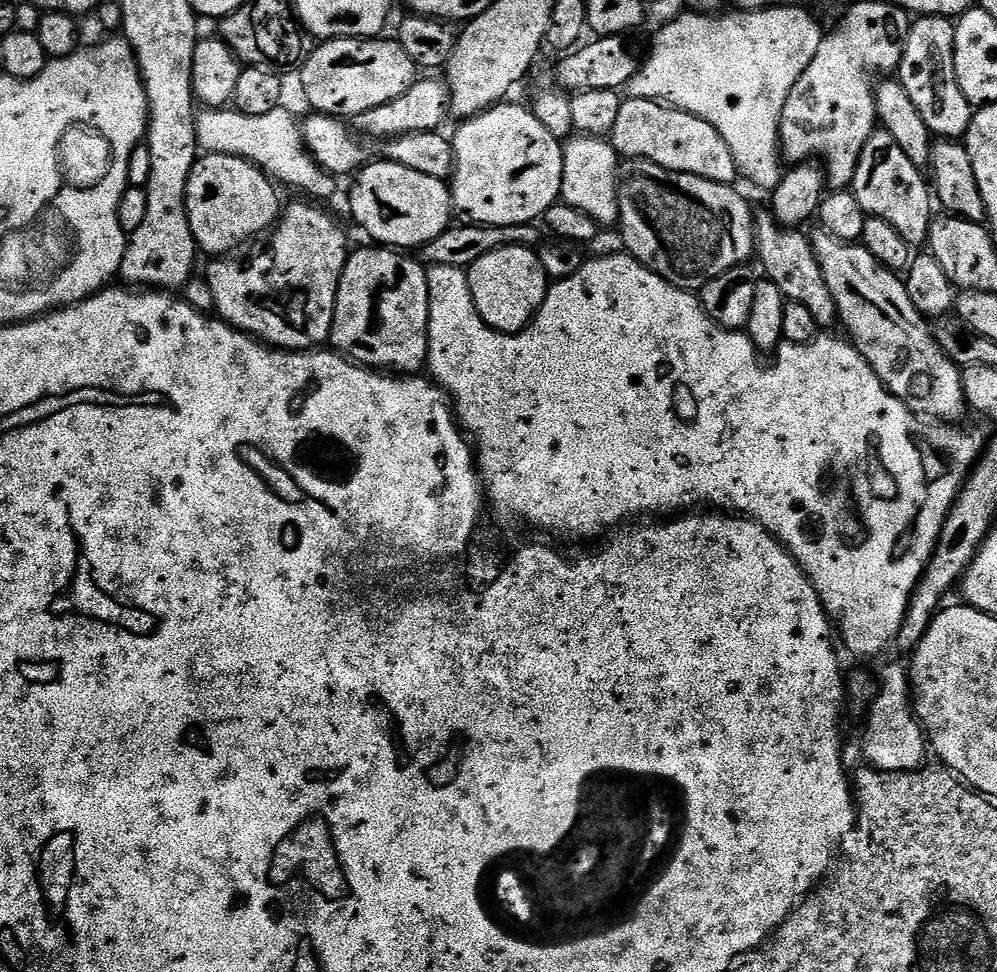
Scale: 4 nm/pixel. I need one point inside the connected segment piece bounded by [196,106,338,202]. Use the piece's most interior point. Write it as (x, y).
(275, 144)

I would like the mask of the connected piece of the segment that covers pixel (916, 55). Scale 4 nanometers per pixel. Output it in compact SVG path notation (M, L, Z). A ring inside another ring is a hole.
M920 16L913 19L904 43L898 79L900 85L906 90L906 94L910 94L910 102L914 102L918 114L922 114L922 122L926 122L926 126L932 132L933 137L959 141L968 135L968 128L972 125L974 106L966 98L966 94L962 94L962 90L958 86L958 74L954 74L955 29L955 23L947 16Z

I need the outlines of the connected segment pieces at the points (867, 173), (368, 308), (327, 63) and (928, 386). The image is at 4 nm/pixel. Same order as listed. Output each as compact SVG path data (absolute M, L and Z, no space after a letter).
M883 130L873 132L862 150L858 170L854 174L850 188L855 192L858 206L865 214L877 216L890 222L890 226L894 226L894 230L898 230L898 234L902 234L902 238L906 238L908 244L919 246L927 241L928 226L932 223L934 215L934 209L932 209L932 204L934 208L934 200L930 195L929 181L926 179L925 173L916 168L914 162L910 162L910 158L906 158L906 153L899 148L898 142L894 142L890 133Z
M371 246L372 248L360 248L351 253L342 270L342 278L338 282L338 298L334 306L334 322L330 344L335 351L345 355L349 360L364 365L373 370L387 370L392 374L416 374L428 363L428 323L430 322L430 294L428 293L428 268L419 259L405 254L391 246Z
M337 38L325 40L307 53L300 72L300 84L308 104L317 113L337 118L355 118L366 110L374 110L394 98L398 98L418 79L416 63L406 54L406 50L395 39L385 38Z
M816 230L816 233L811 233L812 249L818 258L818 266L822 266L822 278L826 282L826 286L830 286L830 295L834 298L834 306L839 323L844 323L844 328L847 339L855 346L862 354L862 358L866 358L866 362L870 362L870 366L874 370L874 374L878 374L878 378L885 386L888 387L888 392L894 394L902 403L911 410L919 414L921 417L929 418L936 422L956 422L959 421L959 416L966 412L964 403L964 391L962 390L962 378L960 377L962 368L952 361L951 355L942 350L942 346L938 343L933 325L929 323L925 317L921 316L920 311L914 306L914 302L910 302L910 294L906 290L904 280L897 273L890 271L888 268L880 267L880 263L874 258L874 254L870 254L870 250L866 250L863 243L860 242L841 242L832 237L829 232Z

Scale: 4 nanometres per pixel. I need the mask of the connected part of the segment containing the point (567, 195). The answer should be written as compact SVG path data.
M576 134L563 145L563 150L560 187L563 203L590 214L590 218L594 218L601 226L615 225L620 219L620 200L616 196L616 181L622 160L616 155L612 143L599 136Z

